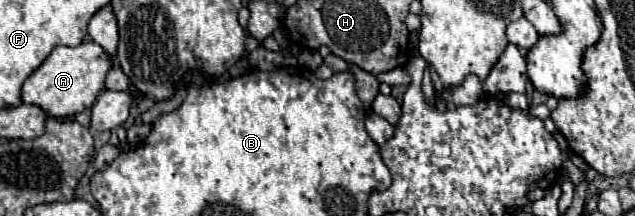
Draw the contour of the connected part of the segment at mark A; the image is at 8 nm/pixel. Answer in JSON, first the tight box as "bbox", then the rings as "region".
{"bbox":[22,42,110,118],"region":[[[82,42],[76,48],[56,46],[44,64],[24,82],[22,86],[22,104],[32,104],[46,110],[52,118],[68,118],[80,114],[84,108],[90,108],[96,96],[104,88],[106,72],[110,70],[110,56],[94,42]]]}

